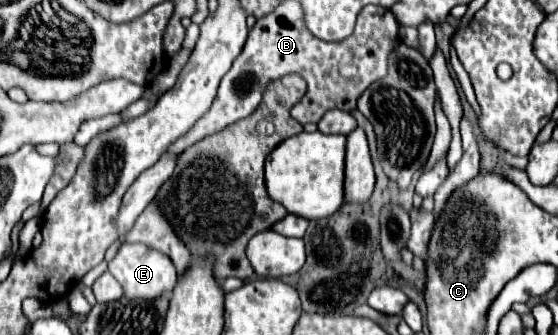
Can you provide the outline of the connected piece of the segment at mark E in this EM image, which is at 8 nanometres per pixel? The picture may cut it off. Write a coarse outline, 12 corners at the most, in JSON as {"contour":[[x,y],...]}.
{"contour":[[123,244],[109,262],[127,298],[157,298],[177,284],[171,258]]}

